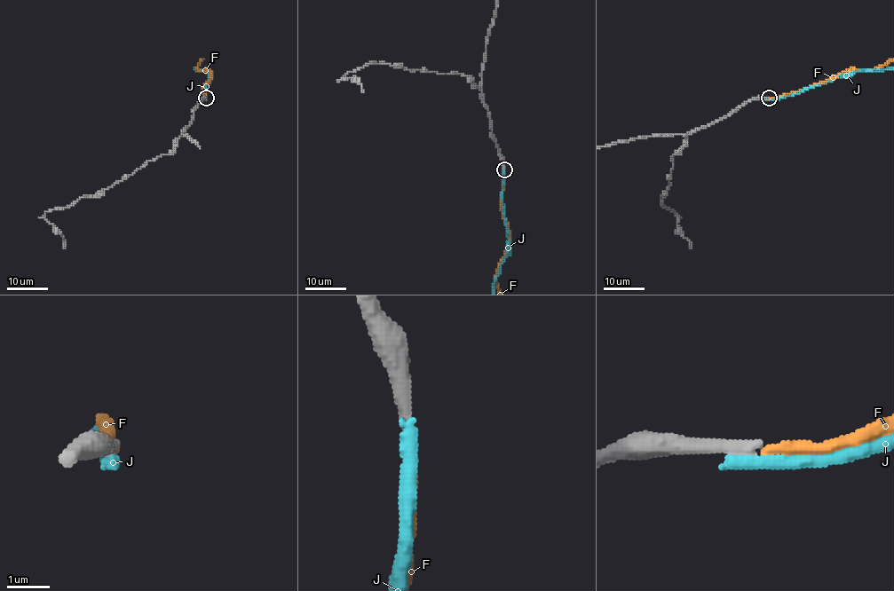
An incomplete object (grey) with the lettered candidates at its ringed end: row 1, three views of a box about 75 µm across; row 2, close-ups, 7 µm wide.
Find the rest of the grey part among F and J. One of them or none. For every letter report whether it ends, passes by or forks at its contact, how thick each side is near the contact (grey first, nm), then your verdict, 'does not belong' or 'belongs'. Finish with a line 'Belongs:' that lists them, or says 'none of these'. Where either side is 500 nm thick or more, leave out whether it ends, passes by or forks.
F: it ends there; 280 nm thick on the grey side, 280 nm on the other; belongs
J: it ends there; 360 nm thick on the grey side, 360 nm on the other; does not belong
Belongs: F

